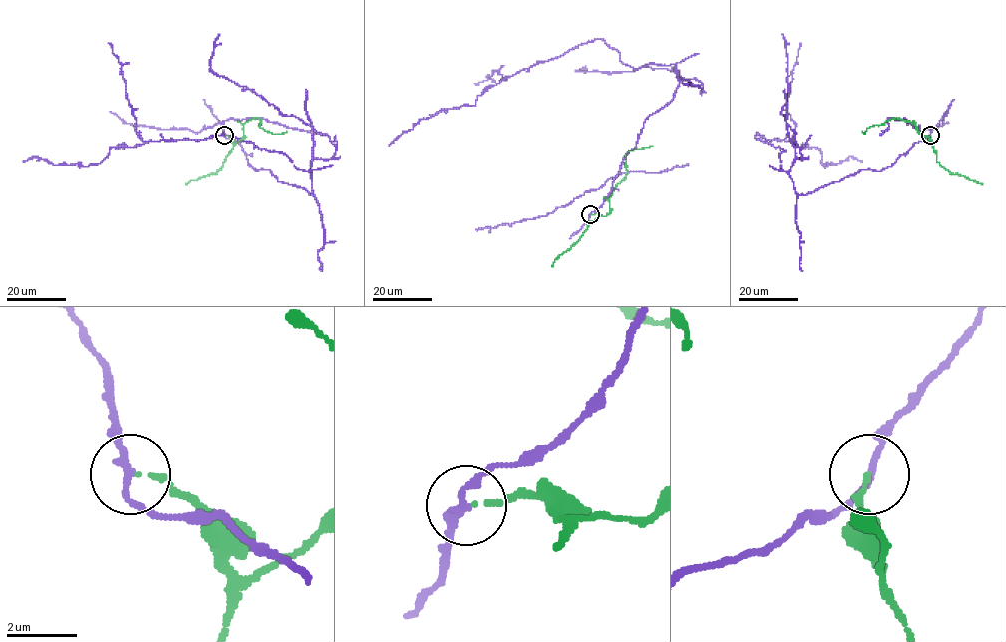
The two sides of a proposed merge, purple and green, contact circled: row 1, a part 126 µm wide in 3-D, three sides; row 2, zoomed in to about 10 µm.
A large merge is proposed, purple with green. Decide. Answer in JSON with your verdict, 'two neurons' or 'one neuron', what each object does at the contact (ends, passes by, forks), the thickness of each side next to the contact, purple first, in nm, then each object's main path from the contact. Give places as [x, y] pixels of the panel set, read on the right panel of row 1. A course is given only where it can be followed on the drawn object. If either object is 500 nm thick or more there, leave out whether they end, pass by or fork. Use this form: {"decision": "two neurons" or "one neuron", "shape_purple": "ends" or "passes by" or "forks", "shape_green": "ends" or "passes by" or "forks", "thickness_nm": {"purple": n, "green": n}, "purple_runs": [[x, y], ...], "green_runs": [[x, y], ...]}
{"decision": "two neurons", "shape_purple": "passes by", "shape_green": "ends", "thickness_nm": {"purple": 170, "green": 120}, "purple_runs": [[930, 135], [890, 166], [805, 195], [780, 171], [784, 150], [754, 136], [816, 147], [824, 166], [860, 162]], "green_runs": [[930, 135], [931, 143], [914, 124], [896, 118], [871, 126], [864, 134], [862, 131]]}

